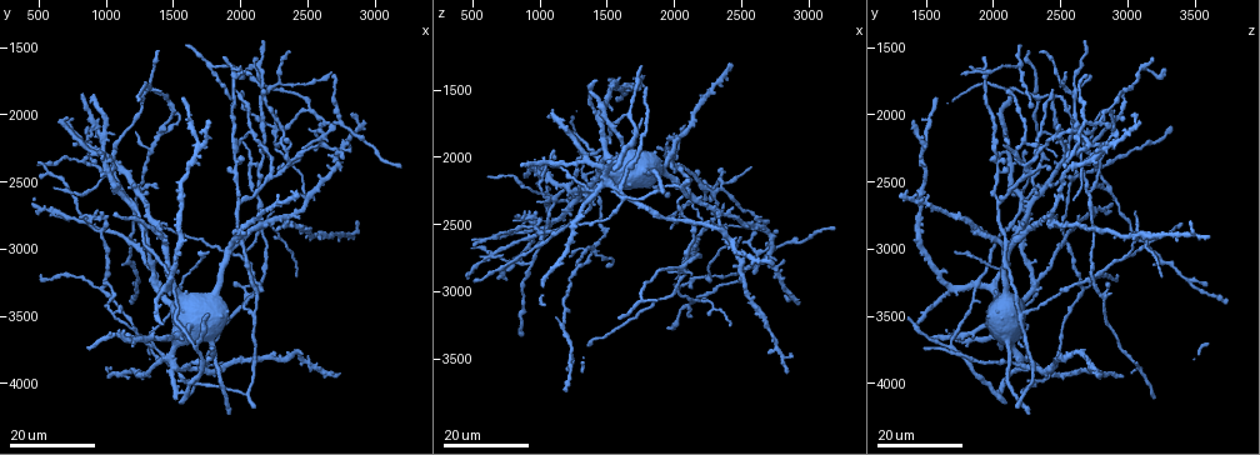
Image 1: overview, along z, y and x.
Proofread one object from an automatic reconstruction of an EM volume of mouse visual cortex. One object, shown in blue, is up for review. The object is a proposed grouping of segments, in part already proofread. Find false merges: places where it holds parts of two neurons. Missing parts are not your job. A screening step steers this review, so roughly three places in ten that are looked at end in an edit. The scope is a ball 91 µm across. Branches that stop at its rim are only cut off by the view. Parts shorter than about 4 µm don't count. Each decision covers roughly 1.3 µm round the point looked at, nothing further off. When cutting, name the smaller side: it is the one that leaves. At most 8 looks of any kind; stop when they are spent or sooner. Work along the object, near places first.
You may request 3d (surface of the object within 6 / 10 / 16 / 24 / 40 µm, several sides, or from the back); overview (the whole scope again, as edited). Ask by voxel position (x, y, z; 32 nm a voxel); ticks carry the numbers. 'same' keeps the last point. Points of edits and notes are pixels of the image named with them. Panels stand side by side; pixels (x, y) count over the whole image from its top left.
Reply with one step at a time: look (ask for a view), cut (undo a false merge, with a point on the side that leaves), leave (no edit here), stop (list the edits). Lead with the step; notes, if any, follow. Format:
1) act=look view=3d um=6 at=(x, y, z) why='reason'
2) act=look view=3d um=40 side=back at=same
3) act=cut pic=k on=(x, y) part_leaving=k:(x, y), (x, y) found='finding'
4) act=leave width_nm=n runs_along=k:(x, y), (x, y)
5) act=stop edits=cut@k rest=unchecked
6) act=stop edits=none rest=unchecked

act=look view=3d um=16 at=(1220, 3260, 3440) why='branch point'

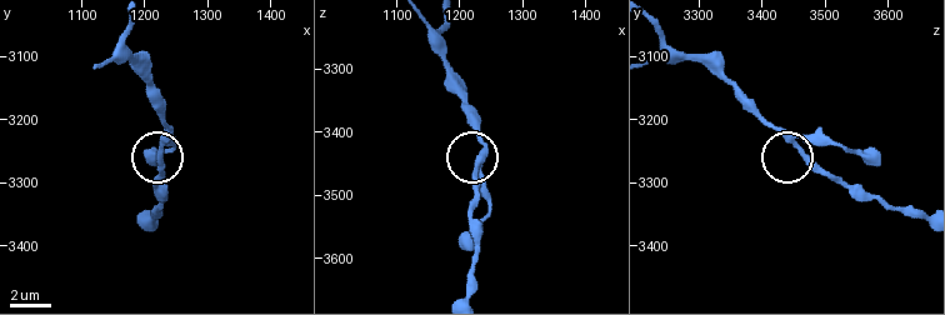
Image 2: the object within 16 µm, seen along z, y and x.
act=look view=3d um=6 at=(1230, 3245, 3460) why='zoom in'

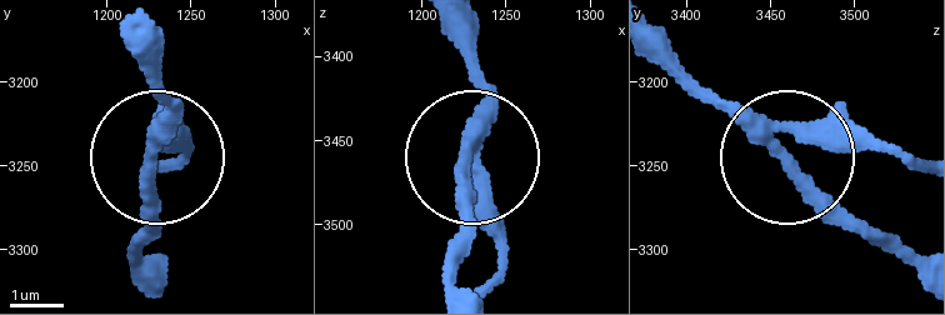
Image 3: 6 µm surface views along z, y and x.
act=leave arms=3 runs_along=3:(659, 38), (780, 154), (896, 145) found='continuous, no second neuron'

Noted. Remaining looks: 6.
act=look view=3d um=16 at=(2080, 2140, 2340) why='arms part here'

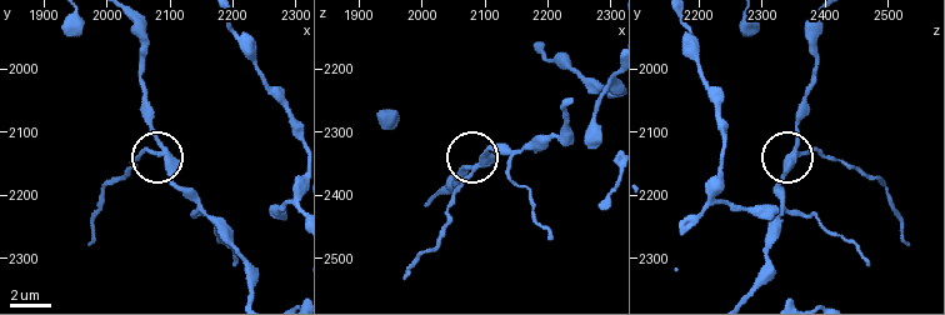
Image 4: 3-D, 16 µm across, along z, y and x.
act=look view=3d um=10 at=(2085, 2130, 2360) why='zoom in'

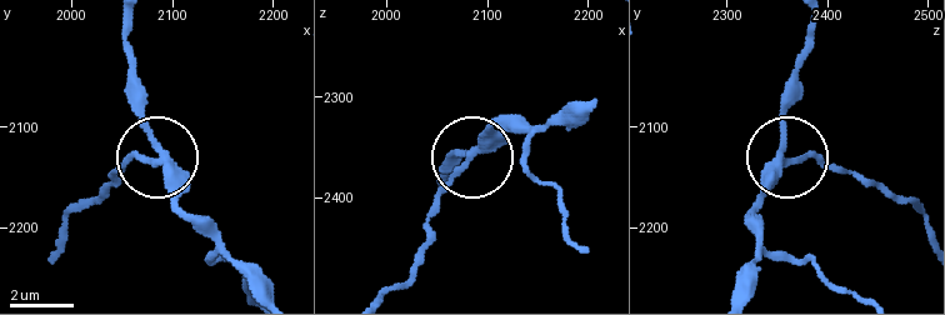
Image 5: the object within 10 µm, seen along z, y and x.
act=leave arms=3 runs_along=5:(733, 290), (771, 178), (811, 155), (841, 166) found='one neuron here'

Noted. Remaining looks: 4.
act=look view=3d um=16 at=(1600, 3880, 2240)

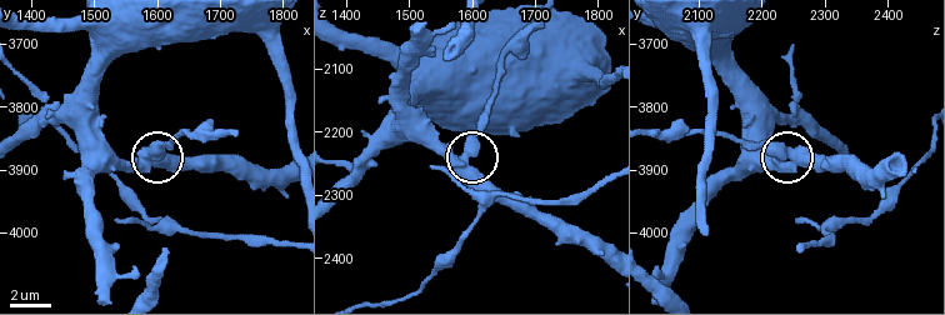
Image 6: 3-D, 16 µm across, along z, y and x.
act=look view=3d um=10 at=same

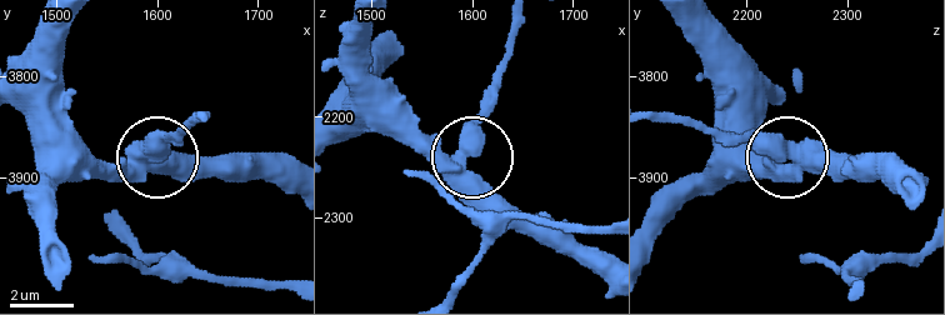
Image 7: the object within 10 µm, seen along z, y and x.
act=cut pic=7 on=(476, 119) side_arm_um=28 arms=3 found='two neurons meet here'

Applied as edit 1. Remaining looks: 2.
act=look view=3d um=16 at=(940, 3300, 2660) why='three arms meet'

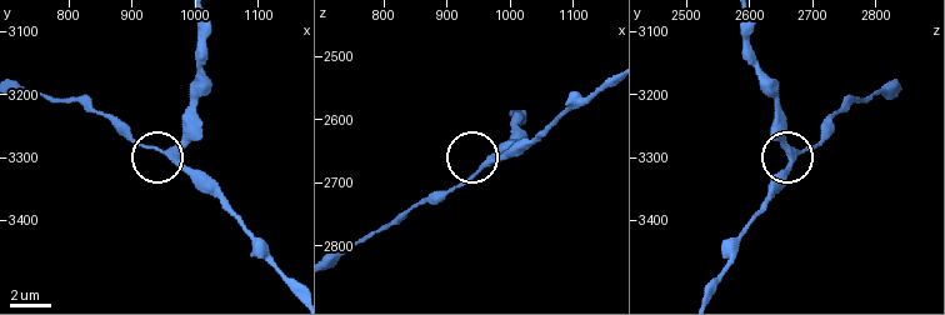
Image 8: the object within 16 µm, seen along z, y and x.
act=look view=3d um=10 at=(960, 3290, 2665)

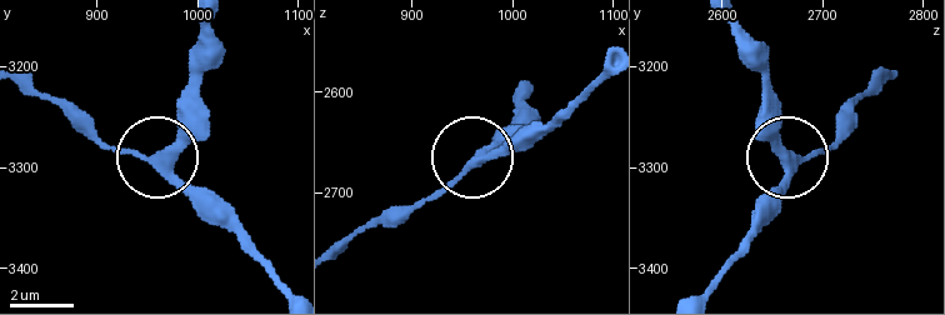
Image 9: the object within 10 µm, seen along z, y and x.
act=leave runs_along=9:(605, 80), (498, 154), (476, 159), (413, 210) found='continuous, no second neuron'

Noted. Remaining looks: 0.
act=stop edits=cut@7 rest=unchecked

